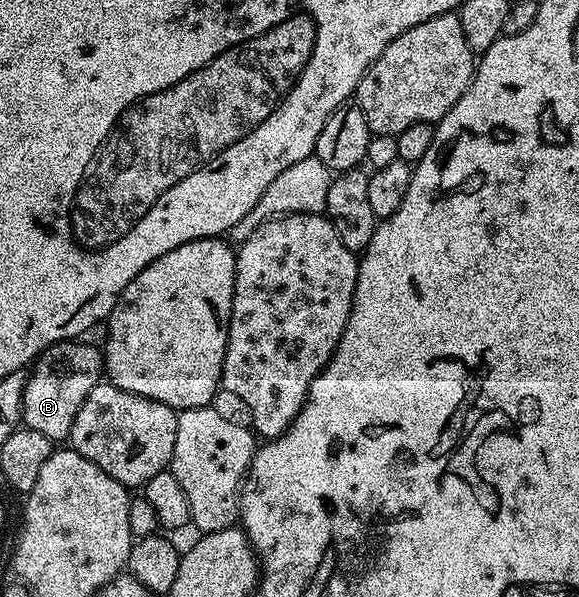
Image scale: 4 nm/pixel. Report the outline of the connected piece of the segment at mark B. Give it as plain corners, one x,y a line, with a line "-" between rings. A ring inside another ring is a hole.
68,340
54,342
43,354
35,359
27,374
27,383
23,389
23,420
22,425
33,432
41,432
41,436
51,439
52,443
59,444
62,440
70,439
73,420
85,404
89,392
98,386
105,374
105,358
95,346
83,342
87,340

